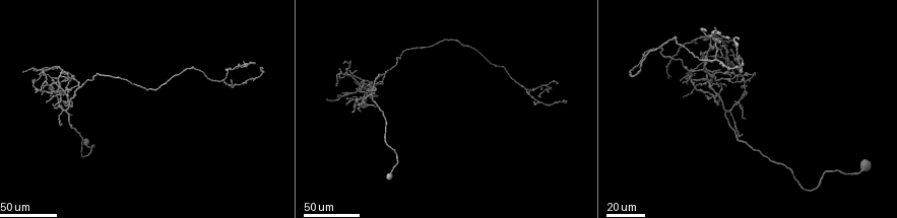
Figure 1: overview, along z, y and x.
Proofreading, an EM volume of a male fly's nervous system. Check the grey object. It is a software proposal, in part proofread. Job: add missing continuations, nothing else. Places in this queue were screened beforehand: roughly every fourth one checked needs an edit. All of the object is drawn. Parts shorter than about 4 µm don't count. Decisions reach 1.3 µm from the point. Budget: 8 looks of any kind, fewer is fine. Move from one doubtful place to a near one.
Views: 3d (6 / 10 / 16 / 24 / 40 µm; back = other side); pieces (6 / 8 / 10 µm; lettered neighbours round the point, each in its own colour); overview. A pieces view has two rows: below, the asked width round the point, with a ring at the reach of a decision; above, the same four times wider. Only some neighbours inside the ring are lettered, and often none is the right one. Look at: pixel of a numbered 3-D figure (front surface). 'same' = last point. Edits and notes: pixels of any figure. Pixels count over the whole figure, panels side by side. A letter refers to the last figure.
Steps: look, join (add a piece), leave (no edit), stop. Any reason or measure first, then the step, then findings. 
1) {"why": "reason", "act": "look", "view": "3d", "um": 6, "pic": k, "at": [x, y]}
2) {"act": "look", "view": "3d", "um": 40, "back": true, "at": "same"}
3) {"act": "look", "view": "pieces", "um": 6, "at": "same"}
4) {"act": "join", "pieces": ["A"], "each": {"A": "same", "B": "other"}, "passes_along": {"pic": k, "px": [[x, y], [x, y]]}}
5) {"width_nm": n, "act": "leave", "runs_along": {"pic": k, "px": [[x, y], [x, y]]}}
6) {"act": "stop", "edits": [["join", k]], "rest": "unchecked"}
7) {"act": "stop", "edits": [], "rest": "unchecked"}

{"why": "an open end", "act": "look", "view": "3d", "um": 40, "pic": 1, "at": [354, 95]}

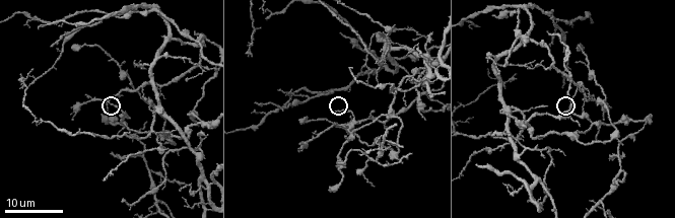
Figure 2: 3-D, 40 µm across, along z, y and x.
{"act": "look", "view": "pieces", "um": 8, "pic": 2, "at": [108, 103]}

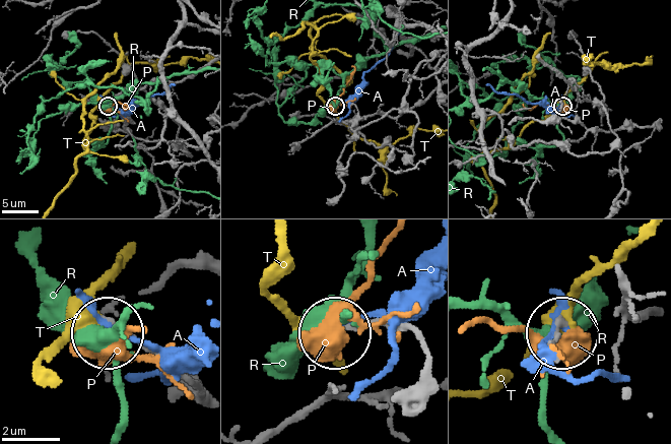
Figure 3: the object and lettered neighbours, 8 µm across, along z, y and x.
{"act": "leave", "each": {"A": "other", "P": "other", "R": "other", "T": "other"}, "found": "no lettered piece goes on from it"}

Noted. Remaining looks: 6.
{"act": "look", "view": "3d", "um": 24, "pic": 2, "at": [124, 202]}

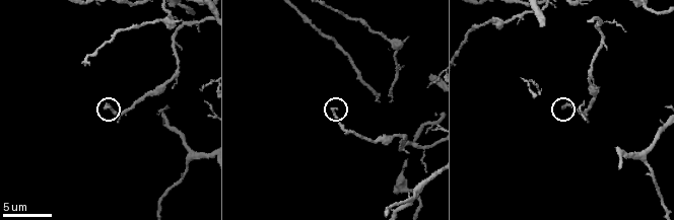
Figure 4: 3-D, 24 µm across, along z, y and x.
{"act": "look", "view": "pieces", "um": 8, "pic": 4, "at": [335, 109]}

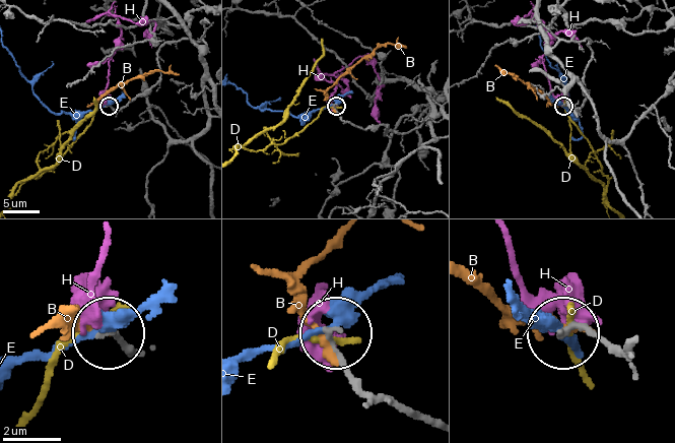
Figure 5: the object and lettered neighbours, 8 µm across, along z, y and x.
{"width_nm": 240, "act": "leave", "each": {"B": "other", "D": "other", "E": "other", "H": "other"}, "runs_along": {"pic": 5, "px": [[427, 422], [368, 395], [333, 332]]}, "found": "no lettered piece goes on from it"}

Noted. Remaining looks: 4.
{"why": "free end", "act": "look", "view": "3d", "um": 24, "pic": 2, "at": [478, 24]}

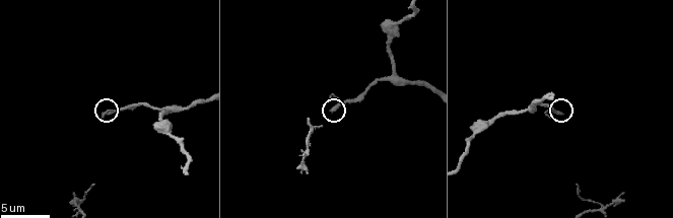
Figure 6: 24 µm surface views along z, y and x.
{"act": "look", "view": "pieces", "um": 10, "pic": 6, "at": [333, 109]}

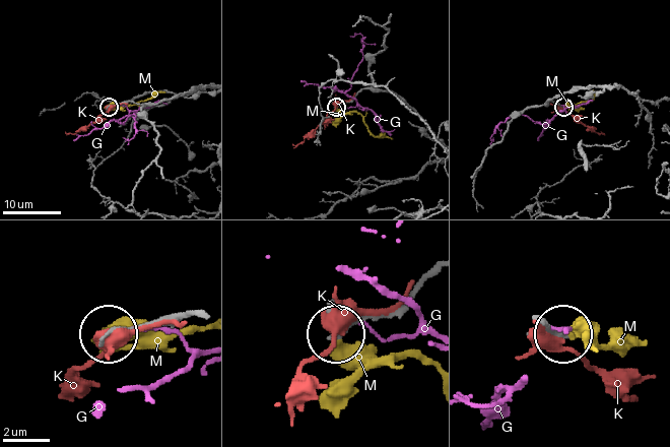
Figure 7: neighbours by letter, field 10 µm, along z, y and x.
{"width_nm": 250, "act": "leave", "each": {"G": "other", "K": "other", "M": "other"}, "found": "none of them fits"}

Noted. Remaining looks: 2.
{"why": "free end", "act": "look", "view": "3d", "um": 16, "pic": 2, "at": [495, 14]}

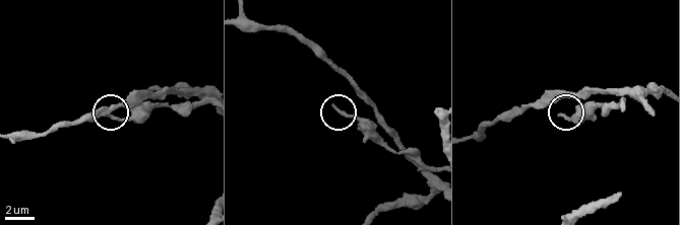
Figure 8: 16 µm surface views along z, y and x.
{"why": "what lies round it", "act": "look", "view": "pieces", "um": 8, "pic": 8, "at": [563, 115]}

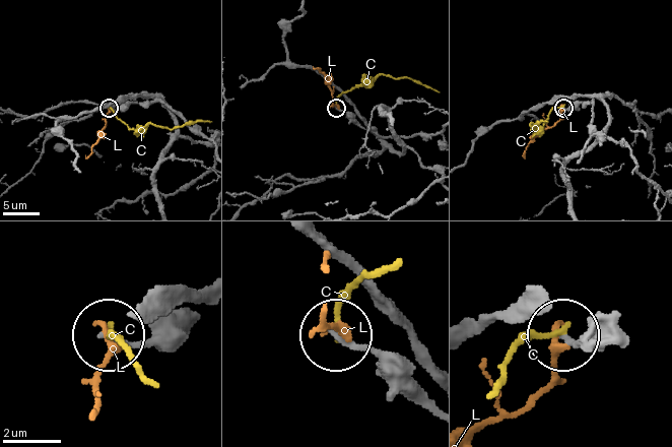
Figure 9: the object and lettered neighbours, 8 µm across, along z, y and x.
{"act": "leave", "each": {"C": "other", "L": "other"}, "runs_along": {"pic": 9, "px": [[428, 407], [371, 355], [336, 335]]}, "found": "none of them fits"}

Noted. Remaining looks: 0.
{"act": "stop", "edits": [], "rest": "unchecked"}

